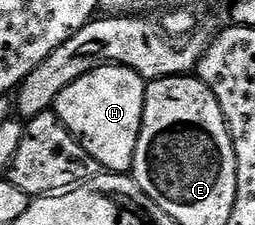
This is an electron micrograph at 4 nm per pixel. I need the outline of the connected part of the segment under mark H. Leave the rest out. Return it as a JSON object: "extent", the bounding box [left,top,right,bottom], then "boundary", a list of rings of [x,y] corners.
{"extent":[53,67,147,173],"boundary":[[[97,67],[72,81],[56,97],[53,112],[84,145],[99,168],[110,173],[126,173],[133,168],[136,141],[142,128],[147,80],[130,67]]]}

